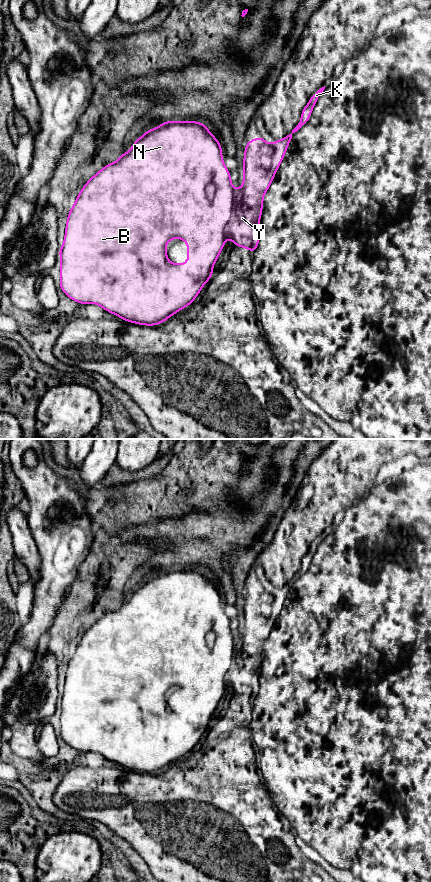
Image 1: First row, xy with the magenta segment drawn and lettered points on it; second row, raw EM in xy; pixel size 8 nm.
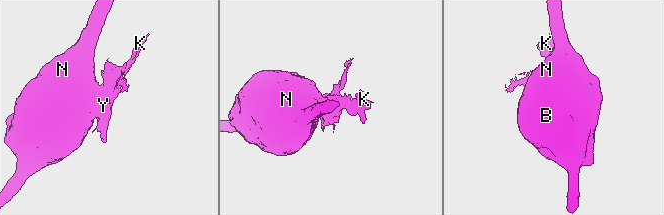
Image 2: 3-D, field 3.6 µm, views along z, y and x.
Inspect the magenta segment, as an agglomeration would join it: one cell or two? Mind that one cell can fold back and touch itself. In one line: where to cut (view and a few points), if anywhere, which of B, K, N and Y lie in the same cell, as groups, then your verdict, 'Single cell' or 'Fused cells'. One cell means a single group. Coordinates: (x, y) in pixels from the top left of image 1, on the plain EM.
Split along xy (233, 637), (231, 662), (224, 675), (225, 684). Groups: B N / K Y. Fused cells

